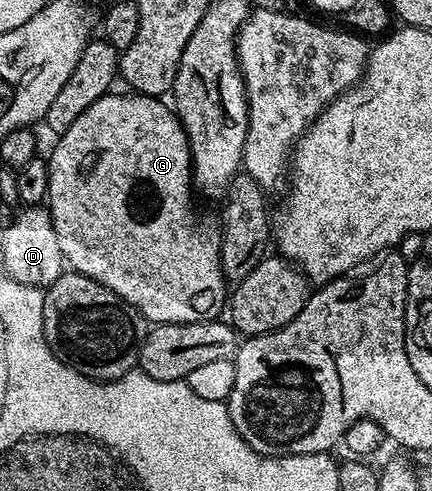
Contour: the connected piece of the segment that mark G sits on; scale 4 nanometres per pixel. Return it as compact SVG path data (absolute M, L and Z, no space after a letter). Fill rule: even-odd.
M109 93L98 101L94 101L94 105L90 105L90 109L86 109L86 113L79 115L74 121L74 125L70 125L70 129L59 132L57 139L60 140L53 145L52 155L47 156L50 185L48 186L46 208L52 216L54 232L58 237L59 248L64 254L64 262L71 270L77 271L79 275L85 275L102 285L106 285L106 289L110 289L118 297L126 300L134 309L138 309L149 324L201 323L207 319L217 318L223 307L225 310L226 300L230 295L230 283L229 280L225 279L224 270L220 264L220 227L200 219L195 205L192 204L192 195L194 196L192 154L184 126L180 124L180 116L169 104L168 107L164 104L163 98L135 93L116 94ZM92 147L104 147L104 152L100 158L100 167L96 167L96 175L92 175L92 179L83 179L76 172L76 167L80 167L80 159L84 159L85 153Z

